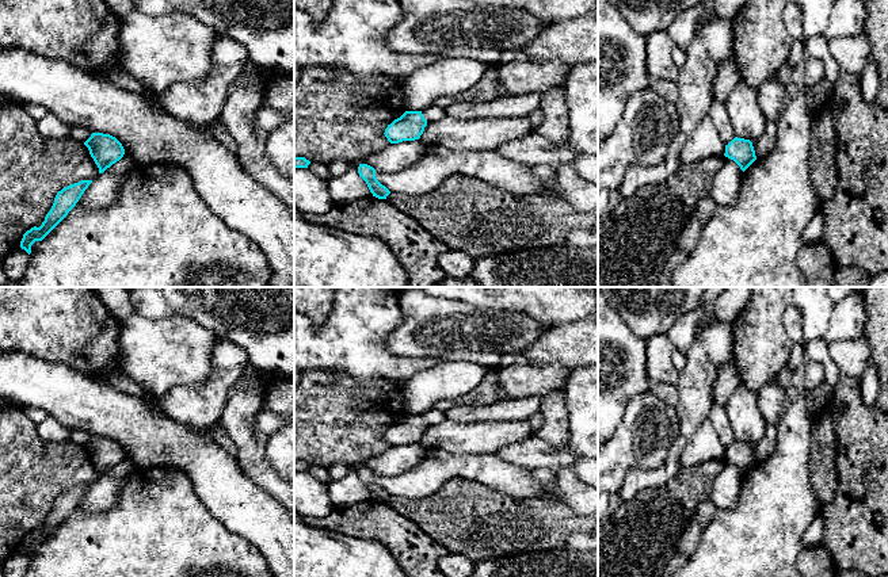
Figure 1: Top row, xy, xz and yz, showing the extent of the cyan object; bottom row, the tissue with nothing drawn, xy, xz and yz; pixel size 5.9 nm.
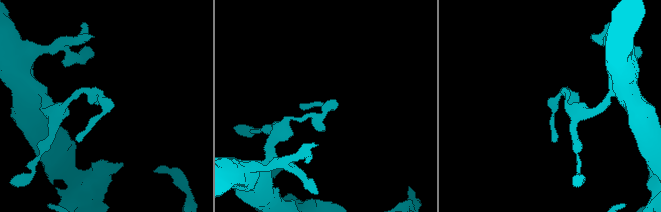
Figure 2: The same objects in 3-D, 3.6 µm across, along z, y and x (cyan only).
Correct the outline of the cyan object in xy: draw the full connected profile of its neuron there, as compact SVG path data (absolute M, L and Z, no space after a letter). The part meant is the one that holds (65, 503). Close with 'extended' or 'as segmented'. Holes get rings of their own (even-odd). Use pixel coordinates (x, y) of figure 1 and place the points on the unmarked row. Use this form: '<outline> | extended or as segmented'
M81 484L58 494L42 528L34 530L23 538L20 551L30 558L31 549L42 544L68 519L91 486L92 484Z | as segmented

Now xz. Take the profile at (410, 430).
M405 414L385 432L385 440L390 447L419 443L427 429L422 414Z | as segmented

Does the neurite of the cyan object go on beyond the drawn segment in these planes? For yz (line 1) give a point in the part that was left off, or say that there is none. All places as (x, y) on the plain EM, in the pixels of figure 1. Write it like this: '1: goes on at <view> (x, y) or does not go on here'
1: does not go on here

